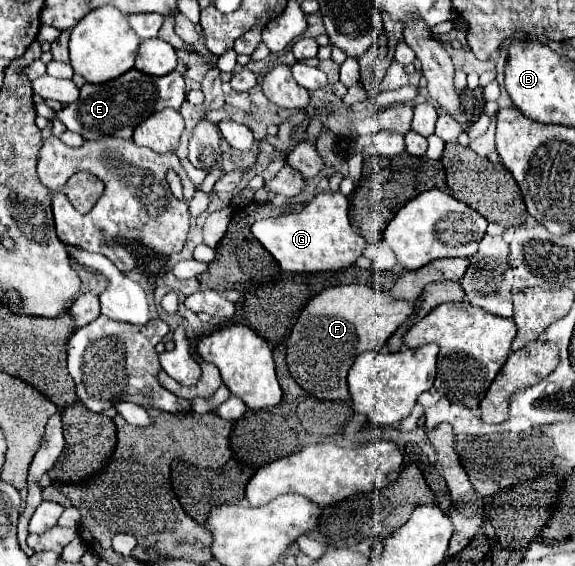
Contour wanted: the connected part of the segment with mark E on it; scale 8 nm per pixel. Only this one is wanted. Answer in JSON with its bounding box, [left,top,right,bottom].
[57,69,185,139]

